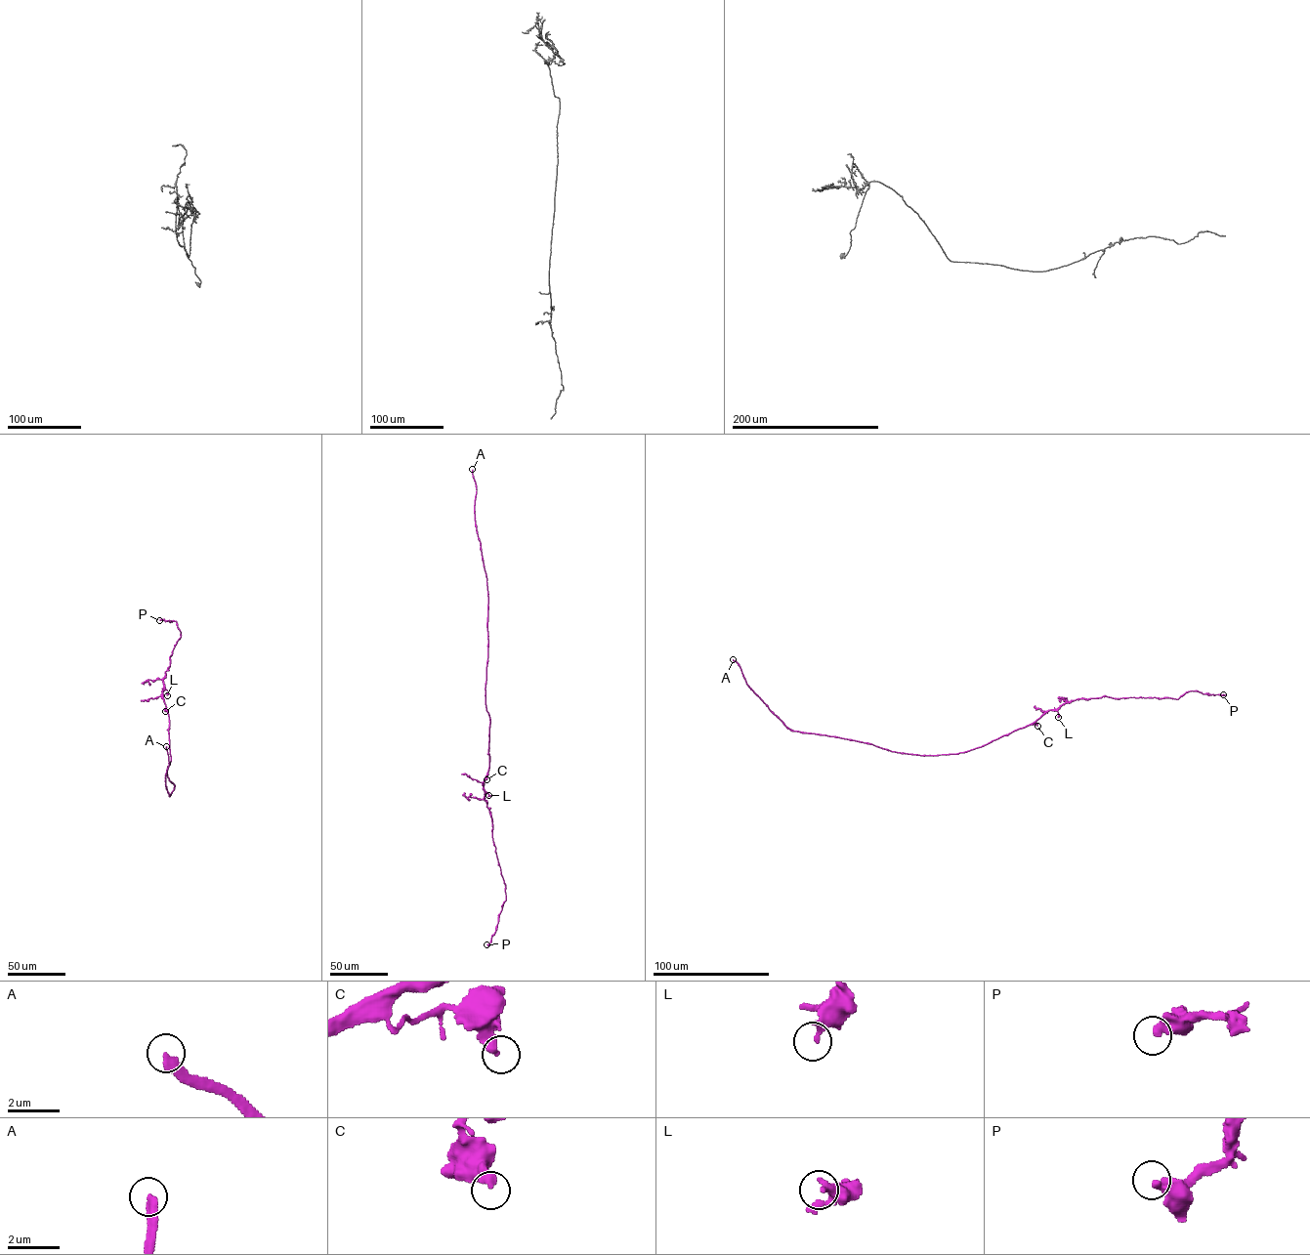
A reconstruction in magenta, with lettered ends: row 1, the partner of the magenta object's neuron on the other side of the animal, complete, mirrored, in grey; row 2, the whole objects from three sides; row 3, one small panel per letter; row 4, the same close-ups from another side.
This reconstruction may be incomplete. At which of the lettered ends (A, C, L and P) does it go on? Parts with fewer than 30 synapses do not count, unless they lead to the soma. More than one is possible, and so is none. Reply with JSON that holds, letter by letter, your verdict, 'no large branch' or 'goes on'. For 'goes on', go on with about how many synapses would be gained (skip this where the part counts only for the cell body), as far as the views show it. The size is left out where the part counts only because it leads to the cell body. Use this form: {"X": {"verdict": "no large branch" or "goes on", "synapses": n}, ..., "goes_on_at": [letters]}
{"A": {"verdict": "goes on", "synapses": 700}, "C": {"verdict": "no large branch"}, "L": {"verdict": "no large branch"}, "P": {"verdict": "no large branch"}, "goes_on_at": ["A"]}

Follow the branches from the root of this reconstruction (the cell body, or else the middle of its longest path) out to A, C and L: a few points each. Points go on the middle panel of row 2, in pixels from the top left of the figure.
A: (489, 726), (485, 696), (487, 593), (475, 523), (477, 489), (472, 469)
C: (489, 726), (486, 779)
L: (489, 726), (488, 770), (484, 785), (488, 795)

